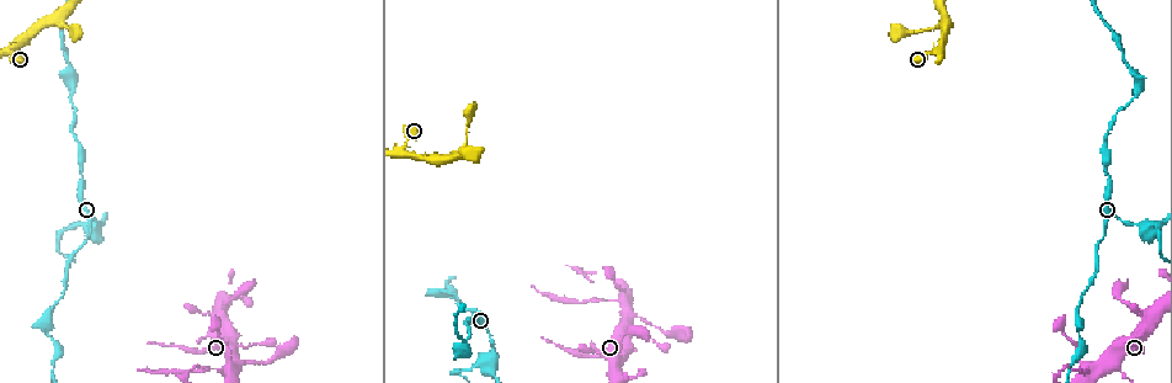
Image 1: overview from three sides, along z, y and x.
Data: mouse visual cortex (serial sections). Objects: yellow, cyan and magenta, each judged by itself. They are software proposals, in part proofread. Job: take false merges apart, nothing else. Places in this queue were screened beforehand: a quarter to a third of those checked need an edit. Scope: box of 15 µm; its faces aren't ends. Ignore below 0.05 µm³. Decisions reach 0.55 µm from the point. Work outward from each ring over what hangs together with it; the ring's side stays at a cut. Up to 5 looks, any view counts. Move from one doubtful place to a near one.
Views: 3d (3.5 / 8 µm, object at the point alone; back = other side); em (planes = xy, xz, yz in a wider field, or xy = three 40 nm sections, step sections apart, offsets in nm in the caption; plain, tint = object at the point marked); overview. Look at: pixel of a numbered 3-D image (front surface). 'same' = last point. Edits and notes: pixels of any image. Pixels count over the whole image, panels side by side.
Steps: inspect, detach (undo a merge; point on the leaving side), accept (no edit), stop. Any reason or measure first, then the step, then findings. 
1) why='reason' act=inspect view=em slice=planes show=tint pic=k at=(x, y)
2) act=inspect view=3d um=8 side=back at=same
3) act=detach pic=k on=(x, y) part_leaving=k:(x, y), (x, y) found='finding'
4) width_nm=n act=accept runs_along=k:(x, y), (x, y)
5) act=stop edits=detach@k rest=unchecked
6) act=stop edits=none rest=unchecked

why='a narrow waist' act=inspect view=3d um=3.5 pic=1 at=(609, 300)

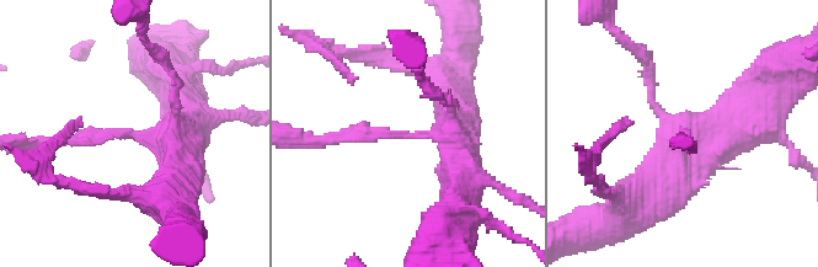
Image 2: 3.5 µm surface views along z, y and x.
why='now the EM' act=inspect view=em slice=xy step=1 show=tint pic=2 at=(404, 136)

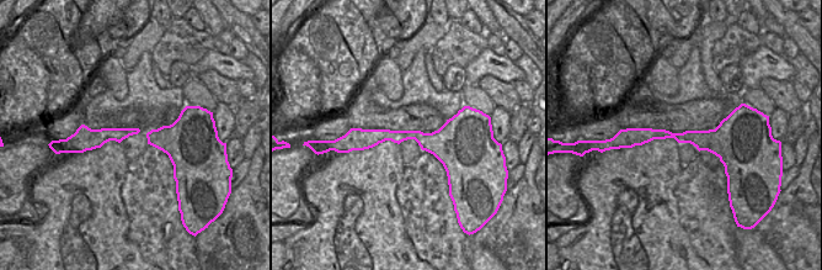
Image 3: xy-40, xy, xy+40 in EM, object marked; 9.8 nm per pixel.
act=accept runs_along=2:(461, 172), (447, 134), (322, 140) found='all the same cell'

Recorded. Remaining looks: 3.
why='thick turns thin' act=inspect view=3d um=8 pic=1 at=(1080, 340)

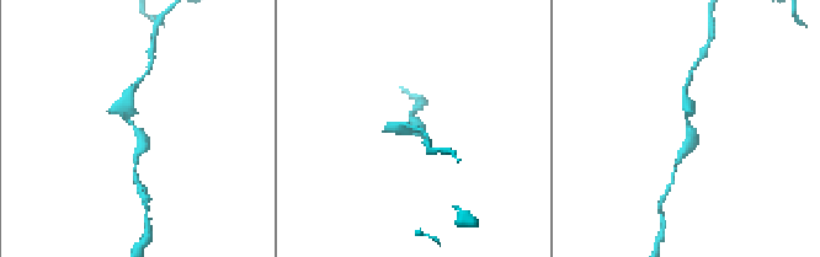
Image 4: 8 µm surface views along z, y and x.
why='closer look' act=inspect view=3d um=3.5 pic=4 at=(136, 128)

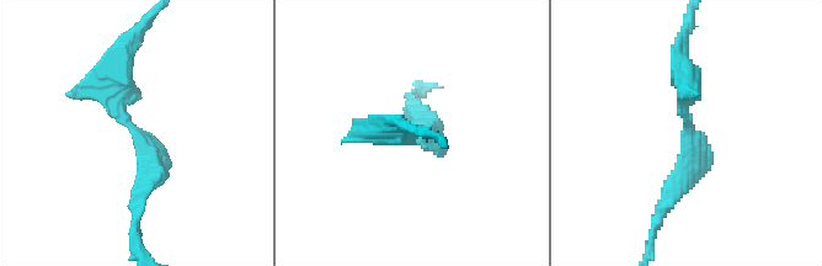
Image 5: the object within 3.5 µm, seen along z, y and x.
arm_widths_nm=300,300 why='shape alone is not enough' act=inspect view=em slice=xy step=5 show=tint pic=5 at=(686, 130)

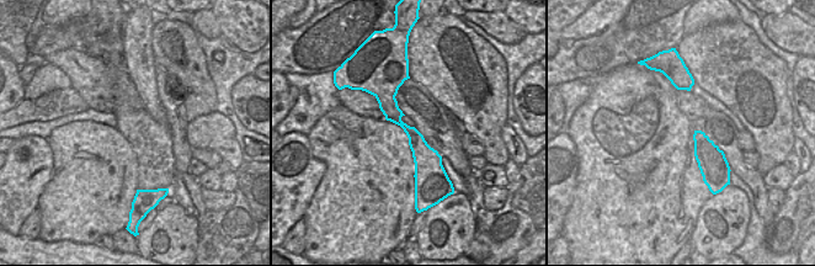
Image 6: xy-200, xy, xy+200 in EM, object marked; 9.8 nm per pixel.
act=accept runs_along=6:(401, 75), (389, 108), (416, 139), (421, 180) found='continuous, no second cell'

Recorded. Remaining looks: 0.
act=stop edits=none rest=unchecked

